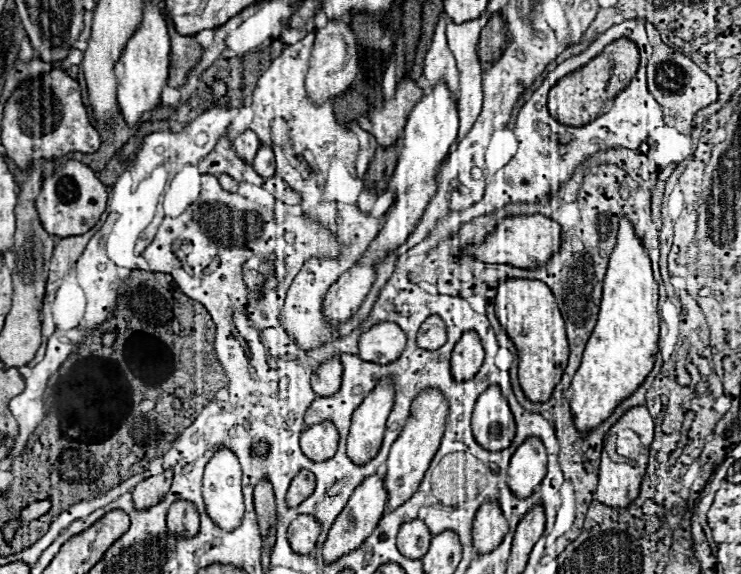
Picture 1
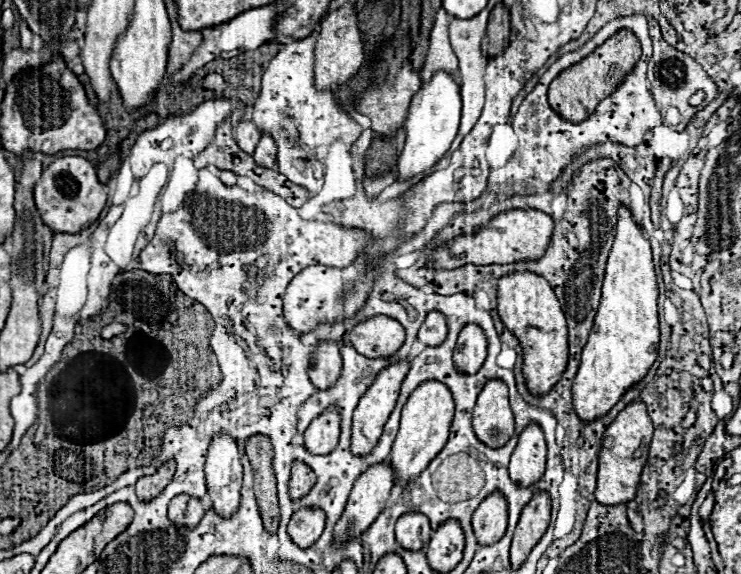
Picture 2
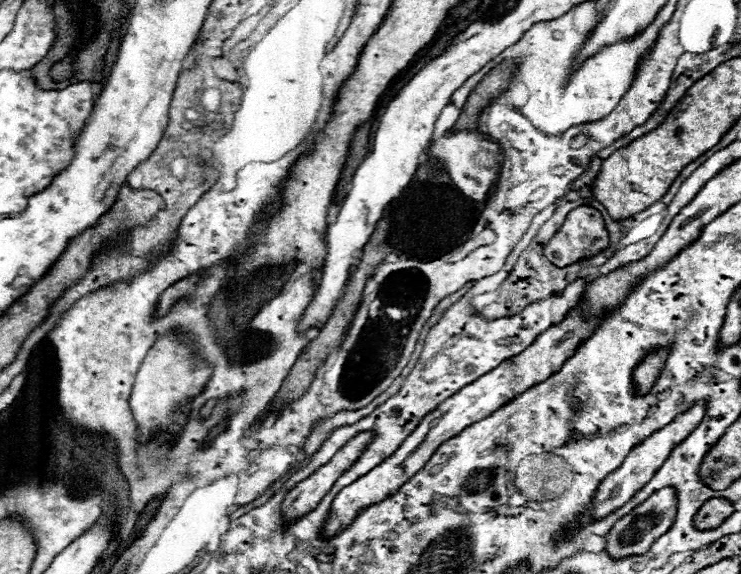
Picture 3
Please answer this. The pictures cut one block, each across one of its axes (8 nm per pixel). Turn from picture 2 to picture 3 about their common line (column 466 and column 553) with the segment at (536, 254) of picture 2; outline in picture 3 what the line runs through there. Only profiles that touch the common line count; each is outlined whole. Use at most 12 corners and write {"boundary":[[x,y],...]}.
{"boundary":[[592,206],[568,212],[544,246],[558,268],[592,258],[610,244]]}

